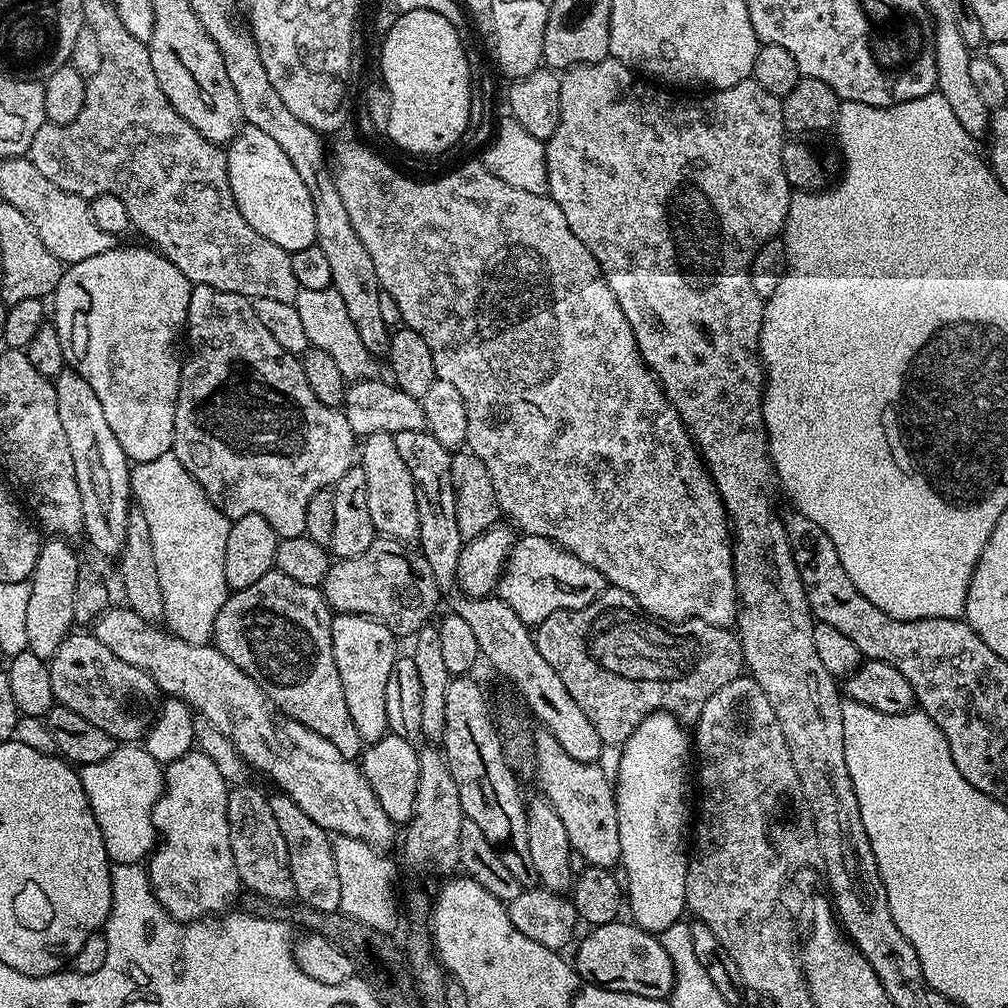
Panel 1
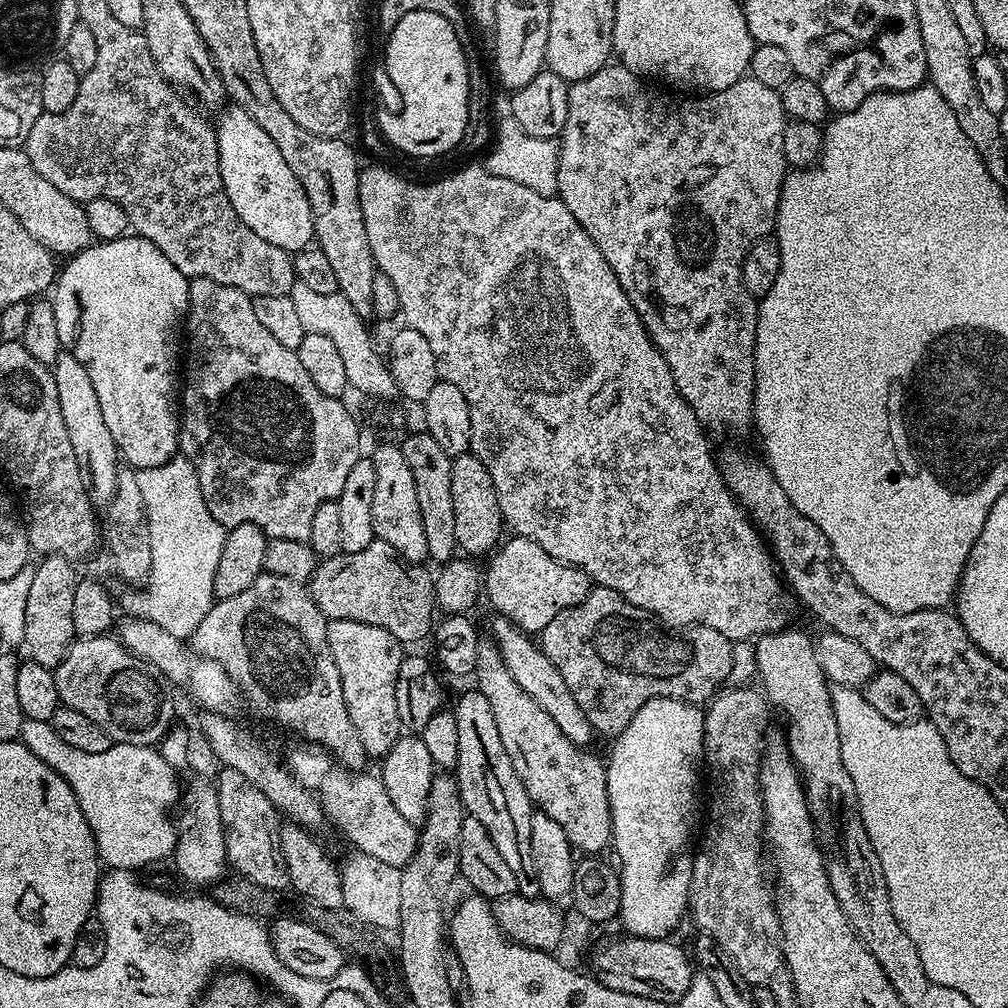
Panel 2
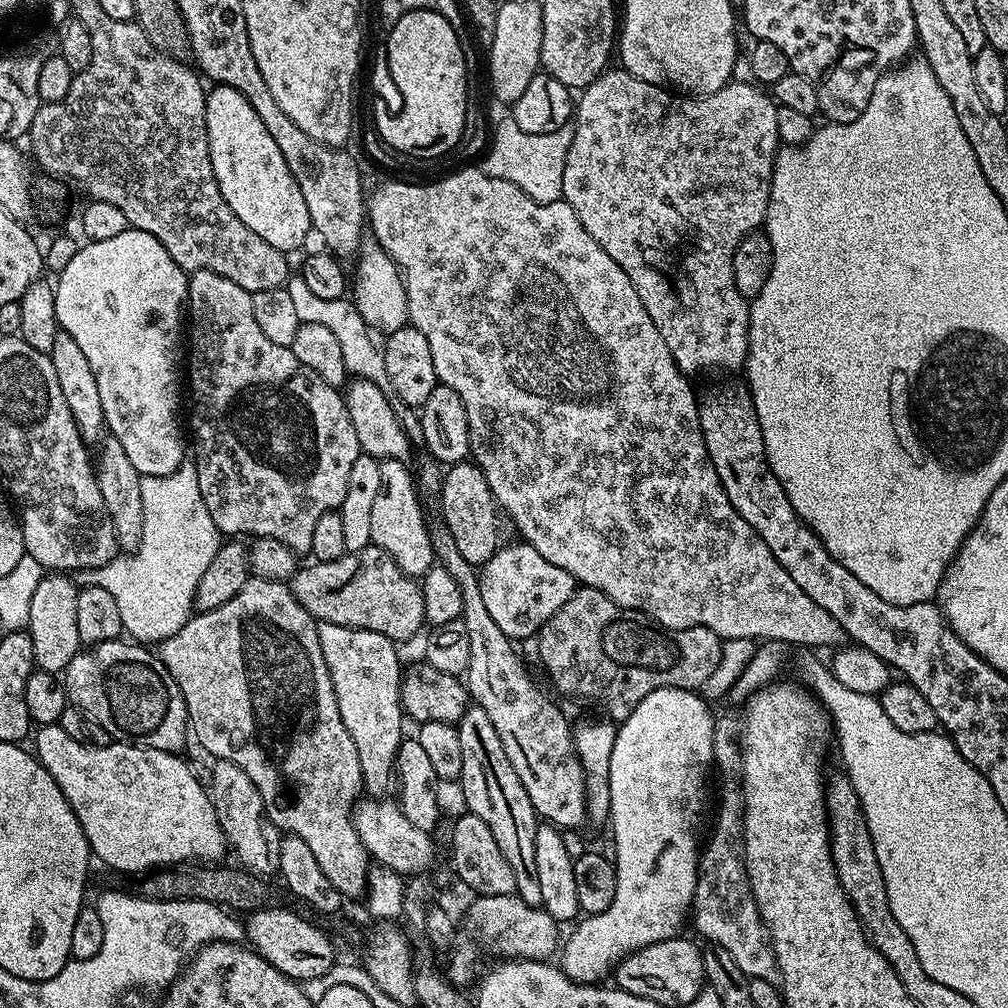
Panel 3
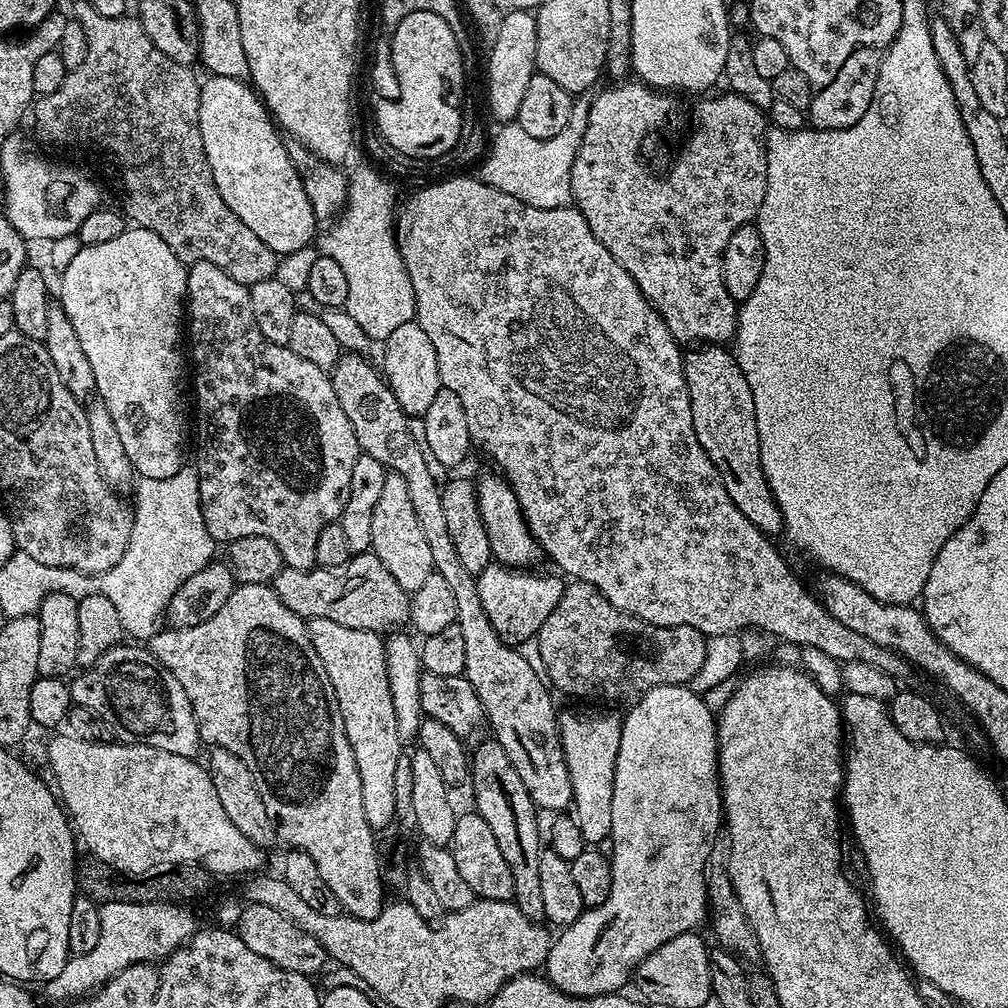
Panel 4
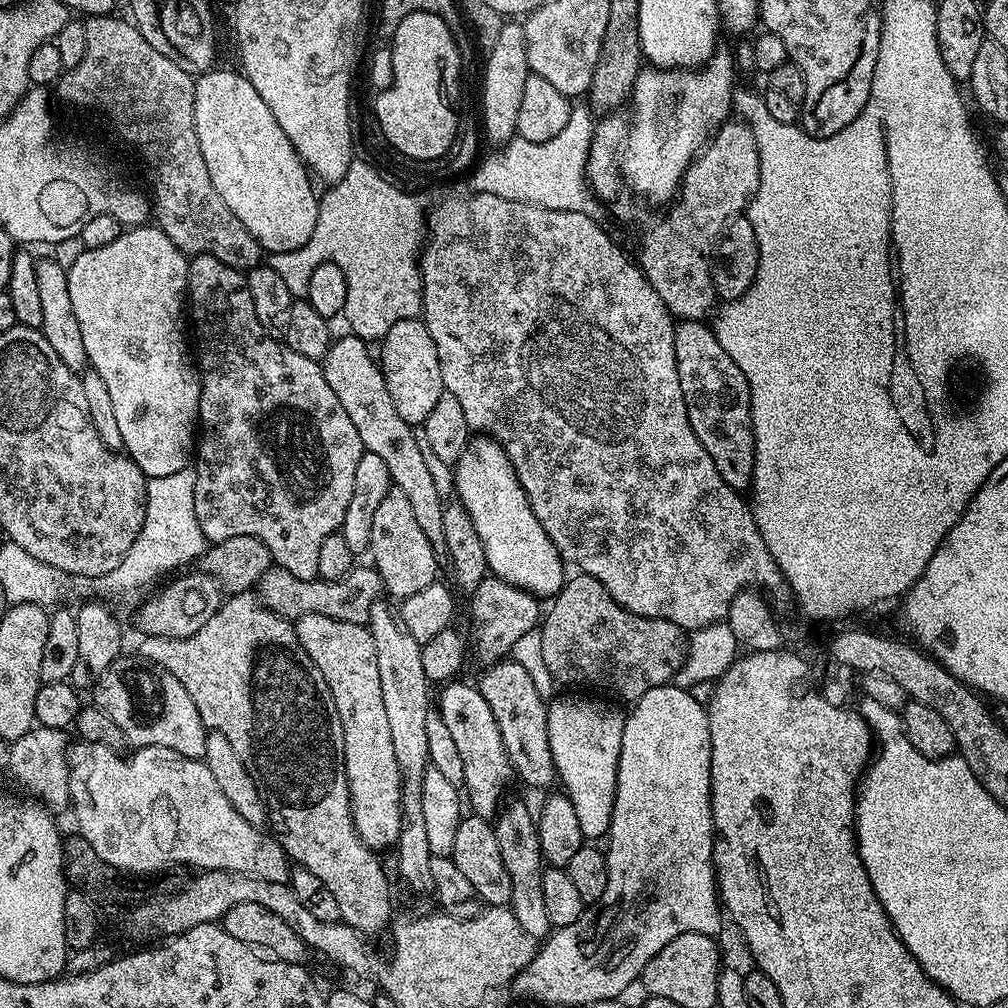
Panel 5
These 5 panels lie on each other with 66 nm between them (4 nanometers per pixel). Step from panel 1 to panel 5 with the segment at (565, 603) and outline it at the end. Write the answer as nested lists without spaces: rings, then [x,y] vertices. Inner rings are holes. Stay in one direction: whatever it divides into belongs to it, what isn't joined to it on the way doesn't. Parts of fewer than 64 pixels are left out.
[[[493,576],[484,579],[482,584],[470,594],[469,600],[470,616],[477,627],[474,632],[477,640],[474,650],[475,652],[477,650],[479,656],[484,660],[483,663],[486,664],[497,663],[501,658],[507,657],[511,653],[512,647],[518,642],[518,638],[522,638],[522,635],[528,632],[535,631],[542,616],[542,608],[538,606],[540,602],[537,597]]]

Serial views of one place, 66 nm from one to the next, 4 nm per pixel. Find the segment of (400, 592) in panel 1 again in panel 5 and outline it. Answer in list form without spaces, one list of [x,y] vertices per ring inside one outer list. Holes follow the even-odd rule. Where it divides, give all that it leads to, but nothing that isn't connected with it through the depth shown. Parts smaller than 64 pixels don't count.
[[[354,566],[342,578],[337,580],[303,580],[294,578],[290,570],[268,568],[262,574],[258,585],[260,601],[272,612],[278,613],[283,620],[297,621],[306,614],[326,614],[326,618],[338,618],[342,622],[364,624],[368,619],[370,610],[381,599],[384,584],[376,573],[375,567],[360,568]]]

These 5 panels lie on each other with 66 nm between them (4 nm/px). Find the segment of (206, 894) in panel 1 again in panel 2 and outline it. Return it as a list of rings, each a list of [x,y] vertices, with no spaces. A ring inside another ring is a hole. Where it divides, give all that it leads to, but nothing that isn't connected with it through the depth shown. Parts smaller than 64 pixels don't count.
[[[196,780],[189,788],[187,785],[183,789],[178,801],[178,835],[174,853],[175,860],[177,874],[188,884],[211,886],[216,881],[224,879],[229,862],[215,783],[209,782],[207,784],[204,780]]]

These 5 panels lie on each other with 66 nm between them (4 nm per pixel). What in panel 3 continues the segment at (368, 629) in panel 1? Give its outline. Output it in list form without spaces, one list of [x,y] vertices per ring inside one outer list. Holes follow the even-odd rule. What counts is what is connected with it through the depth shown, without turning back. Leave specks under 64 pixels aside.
[[[326,623],[318,627],[318,640],[322,642],[322,658],[326,658],[338,698],[338,714],[342,714],[346,730],[350,730],[350,738],[354,738],[358,750],[358,762],[362,762],[363,791],[372,798],[383,797],[387,793],[384,791],[394,784],[396,755],[402,743],[400,731],[406,723],[400,706],[402,667],[396,653],[397,641],[374,630]]]

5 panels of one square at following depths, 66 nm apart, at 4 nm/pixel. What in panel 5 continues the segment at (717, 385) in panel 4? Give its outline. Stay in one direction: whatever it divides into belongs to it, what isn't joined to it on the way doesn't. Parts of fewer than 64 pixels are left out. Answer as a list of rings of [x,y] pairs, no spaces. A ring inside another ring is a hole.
[[[681,319],[676,324],[674,358],[678,362],[682,398],[686,398],[690,426],[694,434],[698,434],[698,442],[702,442],[706,454],[714,458],[714,466],[718,466],[722,482],[737,490],[751,489],[756,447],[746,374],[742,374],[734,358],[722,350],[715,331],[700,320]]]

